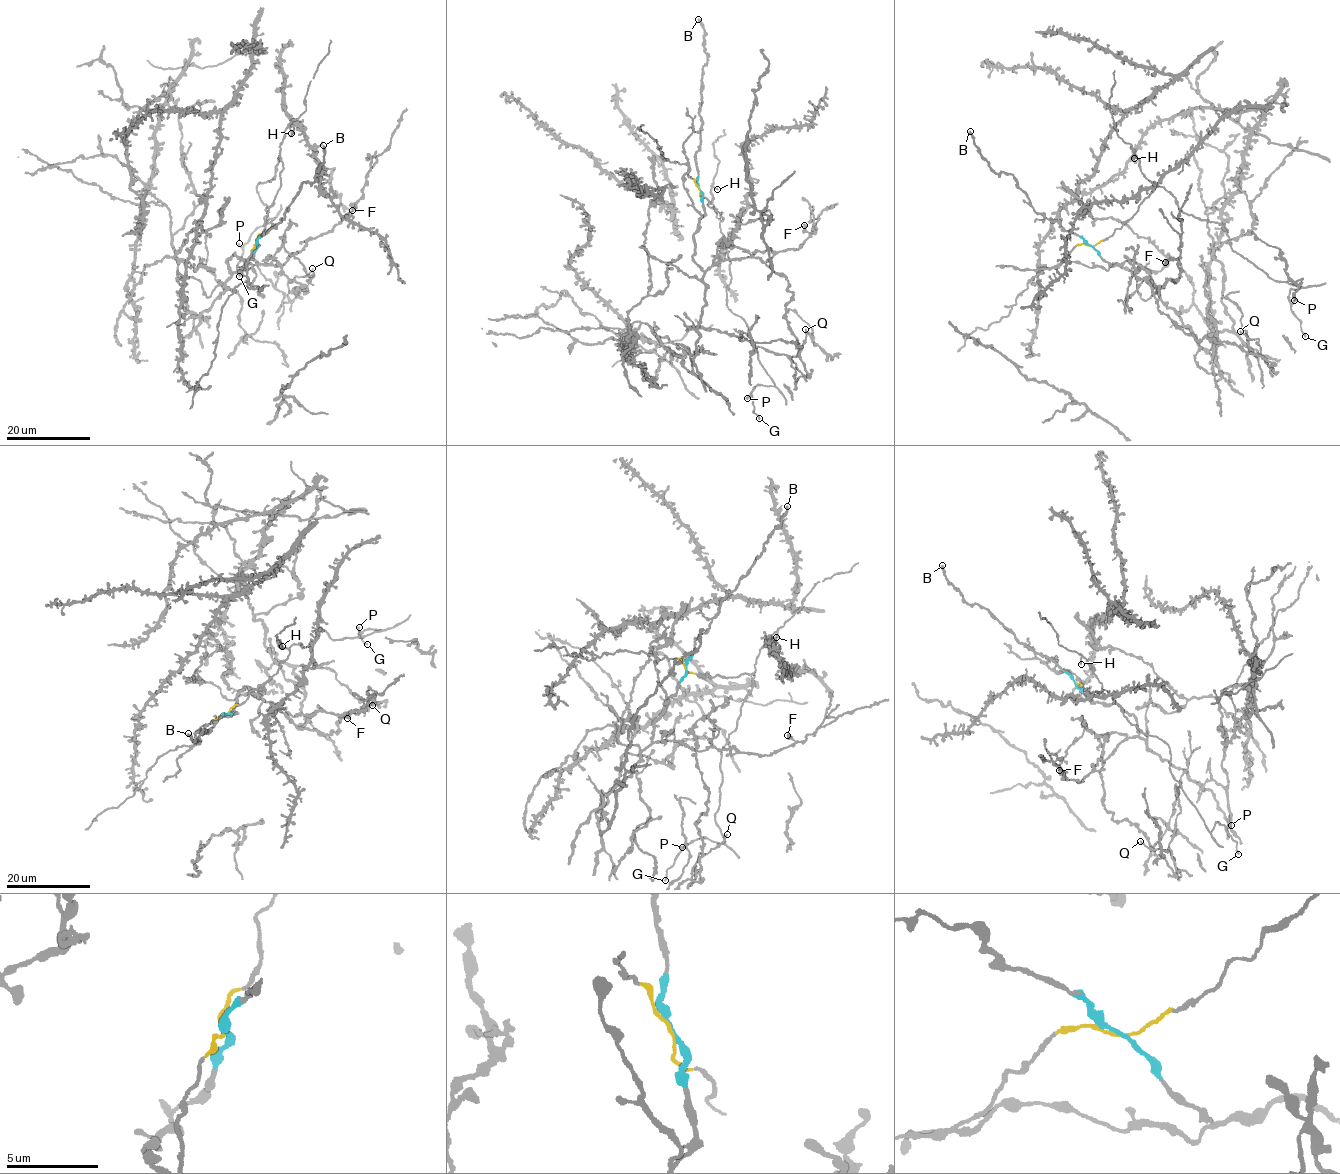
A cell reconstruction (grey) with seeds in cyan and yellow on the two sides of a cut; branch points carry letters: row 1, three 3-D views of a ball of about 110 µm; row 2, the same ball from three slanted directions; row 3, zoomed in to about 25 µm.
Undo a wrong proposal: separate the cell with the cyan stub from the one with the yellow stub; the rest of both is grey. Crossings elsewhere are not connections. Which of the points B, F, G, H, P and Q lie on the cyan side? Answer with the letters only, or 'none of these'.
B, F, Q

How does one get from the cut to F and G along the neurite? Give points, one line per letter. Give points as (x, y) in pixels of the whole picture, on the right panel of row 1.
F: (1090, 246), (1112, 266), (1134, 260), (1156, 286), (1158, 294), (1159, 288), (1180, 276), (1178, 260), (1165, 262)
G: (1090, 246), (1121, 228), (1162, 186), (1185, 213), (1217, 222), (1236, 253), (1299, 287), (1288, 300), (1305, 337)

